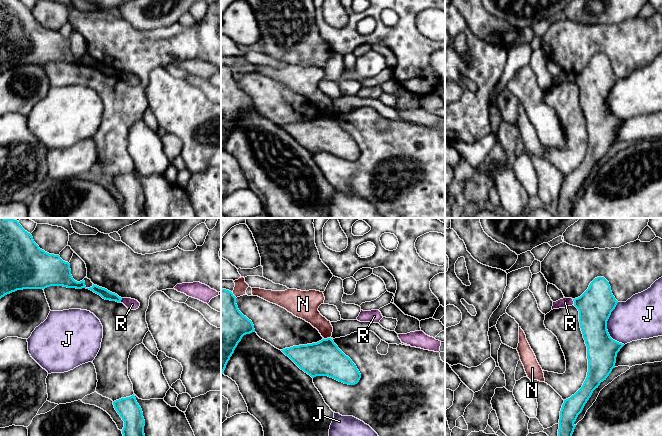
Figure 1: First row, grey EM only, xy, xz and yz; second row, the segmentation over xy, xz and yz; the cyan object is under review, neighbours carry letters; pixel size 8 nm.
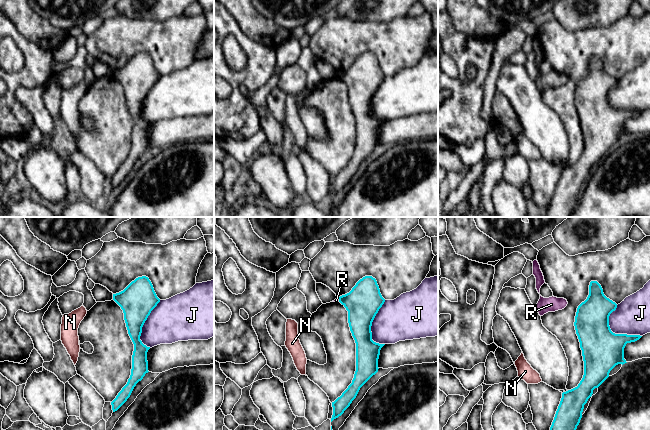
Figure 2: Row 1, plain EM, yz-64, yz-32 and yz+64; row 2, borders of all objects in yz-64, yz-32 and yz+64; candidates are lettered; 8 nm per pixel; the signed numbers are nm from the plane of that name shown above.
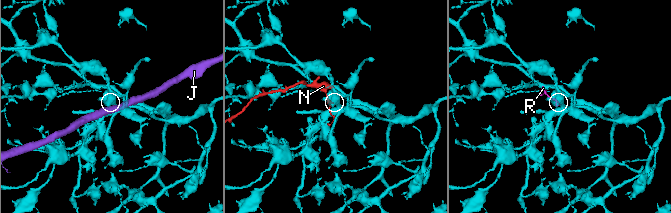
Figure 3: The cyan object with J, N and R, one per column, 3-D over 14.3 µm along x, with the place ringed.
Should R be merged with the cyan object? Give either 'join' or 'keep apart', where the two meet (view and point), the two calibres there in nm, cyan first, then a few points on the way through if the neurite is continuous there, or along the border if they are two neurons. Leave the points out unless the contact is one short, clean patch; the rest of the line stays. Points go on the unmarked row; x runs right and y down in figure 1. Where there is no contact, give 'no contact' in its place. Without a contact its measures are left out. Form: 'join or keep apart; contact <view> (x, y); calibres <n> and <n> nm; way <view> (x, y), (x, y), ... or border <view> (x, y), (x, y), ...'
keep apart; contact yz (574, 78); calibres 280 and 80 nm; border yz (572, 75), (574, 80)

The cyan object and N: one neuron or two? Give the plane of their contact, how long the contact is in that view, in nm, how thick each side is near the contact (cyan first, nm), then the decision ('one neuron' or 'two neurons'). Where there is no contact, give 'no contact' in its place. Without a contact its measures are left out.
meets cyan in xz; contact 60 nm long; 280 nm thick on the cyan side, 140 nm on the other; two neurons

